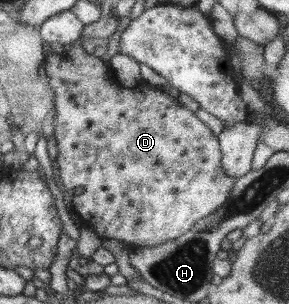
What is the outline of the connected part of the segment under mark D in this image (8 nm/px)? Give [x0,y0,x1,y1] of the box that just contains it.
[44,44,237,246]

